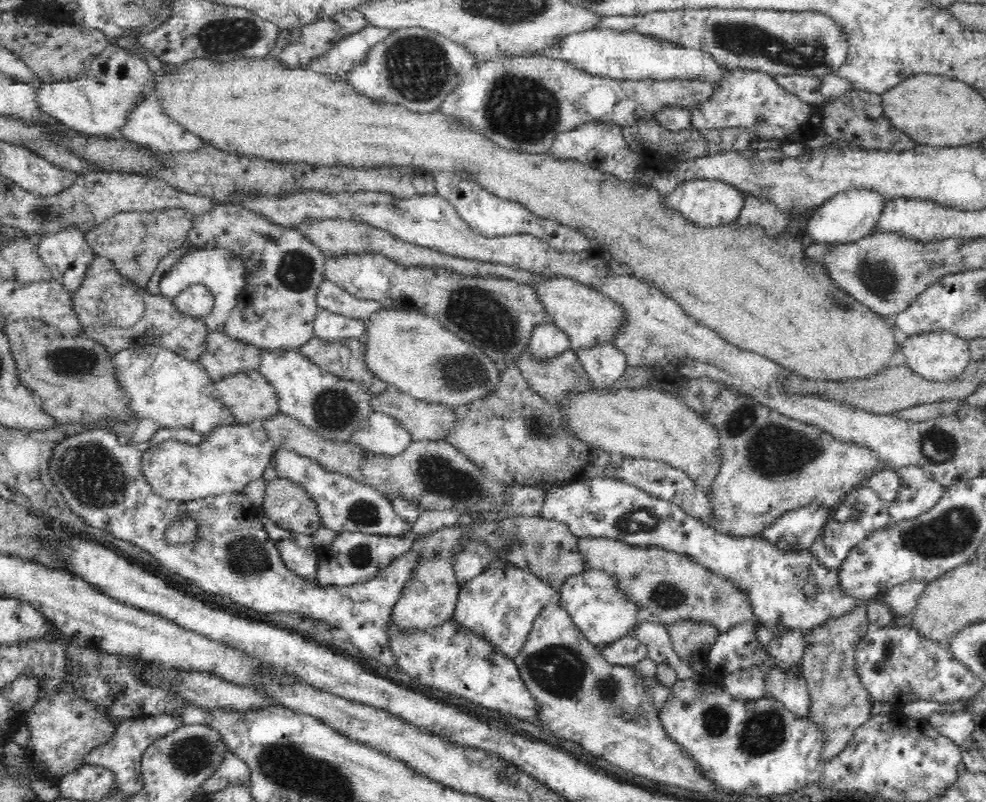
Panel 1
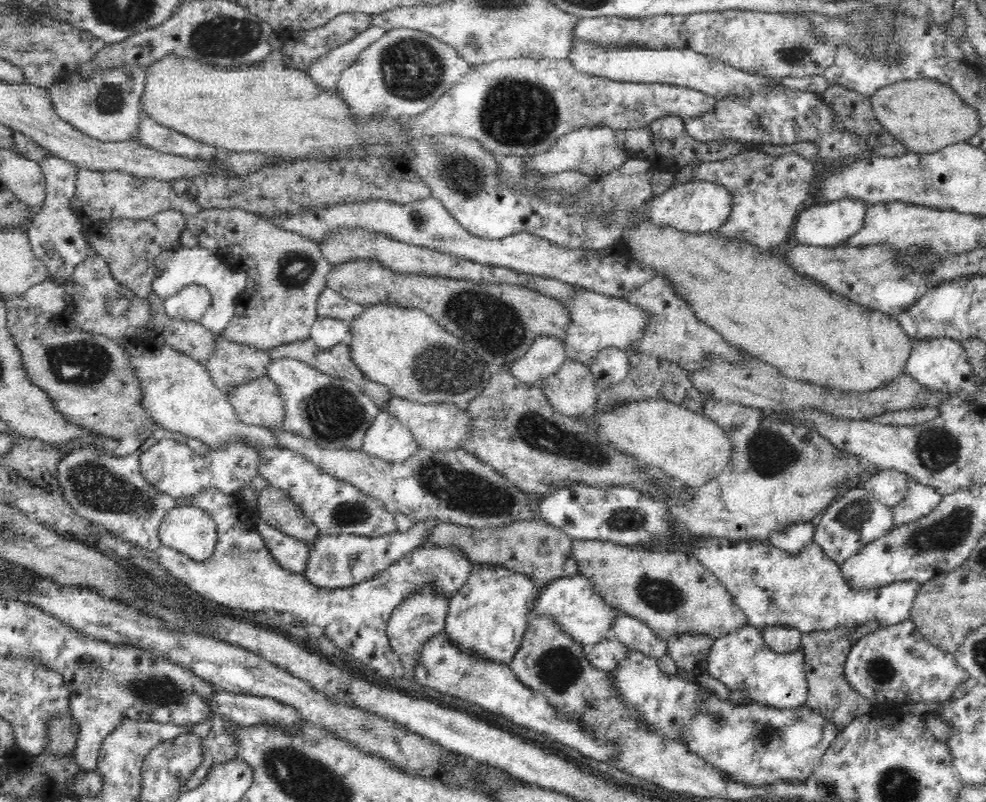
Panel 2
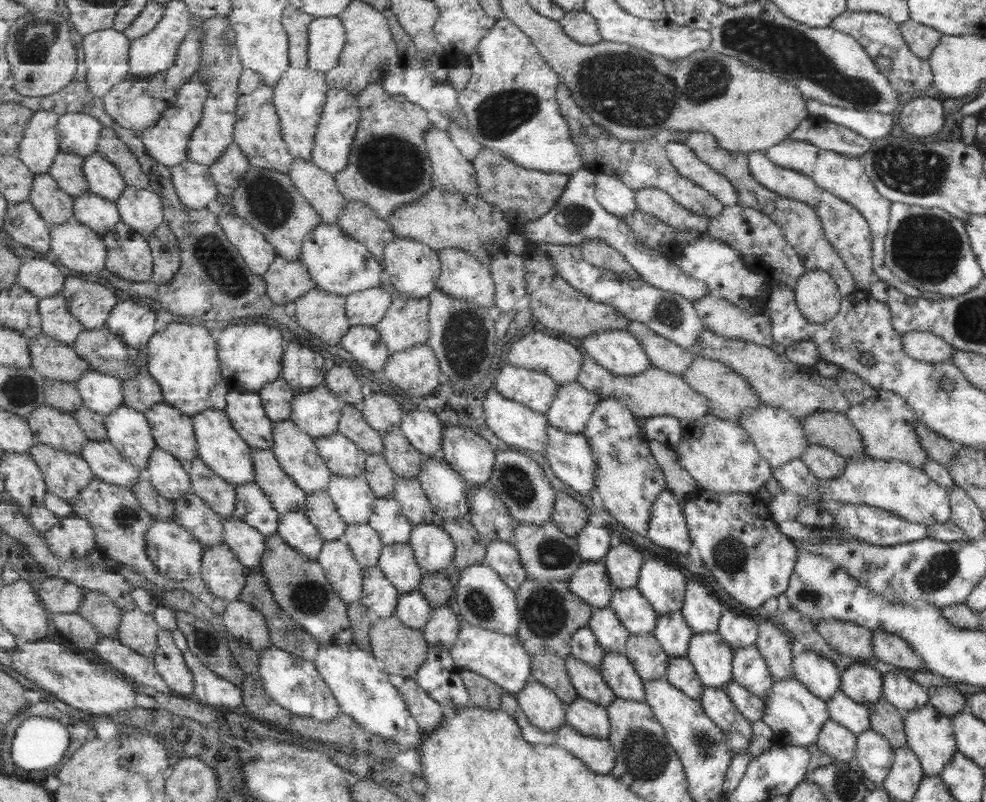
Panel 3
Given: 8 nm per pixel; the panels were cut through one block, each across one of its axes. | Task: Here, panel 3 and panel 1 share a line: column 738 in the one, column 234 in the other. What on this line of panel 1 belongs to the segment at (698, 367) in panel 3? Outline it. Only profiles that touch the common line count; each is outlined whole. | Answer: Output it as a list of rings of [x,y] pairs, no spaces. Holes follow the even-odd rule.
[[[260,371],[236,373],[224,377],[221,381],[208,386],[212,389],[213,398],[221,401],[225,408],[231,410],[232,417],[239,425],[259,424],[263,420],[274,418],[280,413],[279,400],[275,389],[269,384],[268,379]]]

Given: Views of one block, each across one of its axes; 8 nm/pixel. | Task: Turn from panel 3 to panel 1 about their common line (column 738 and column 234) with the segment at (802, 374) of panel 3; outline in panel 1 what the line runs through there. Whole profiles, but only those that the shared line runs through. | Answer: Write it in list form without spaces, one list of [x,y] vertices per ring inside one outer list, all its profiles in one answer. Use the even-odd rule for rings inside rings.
[[[223,330],[211,332],[204,345],[204,356],[198,361],[213,383],[236,373],[260,370],[265,350],[233,339]]]

